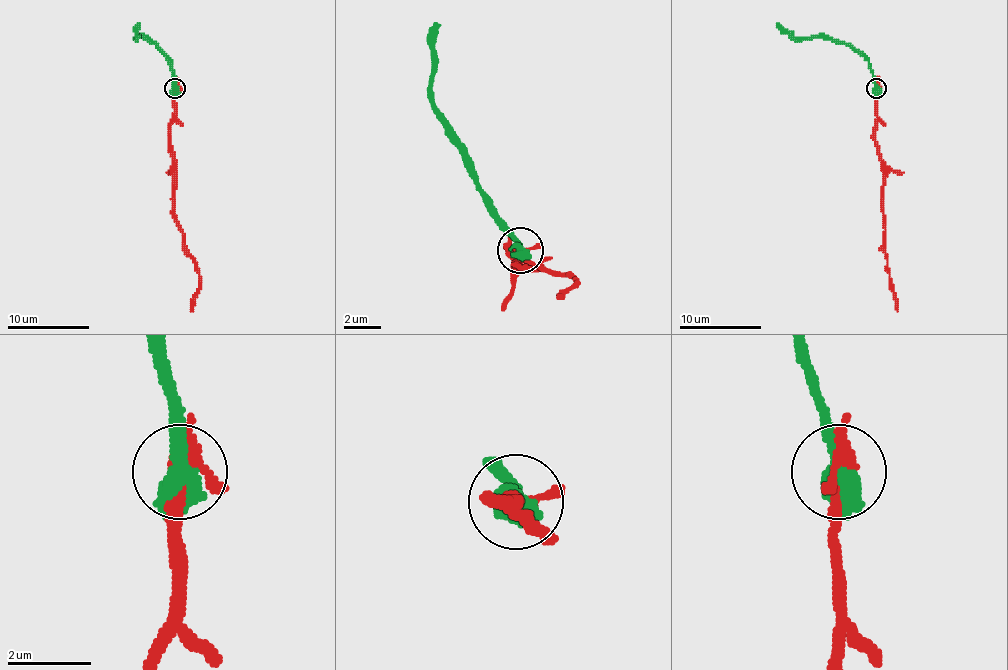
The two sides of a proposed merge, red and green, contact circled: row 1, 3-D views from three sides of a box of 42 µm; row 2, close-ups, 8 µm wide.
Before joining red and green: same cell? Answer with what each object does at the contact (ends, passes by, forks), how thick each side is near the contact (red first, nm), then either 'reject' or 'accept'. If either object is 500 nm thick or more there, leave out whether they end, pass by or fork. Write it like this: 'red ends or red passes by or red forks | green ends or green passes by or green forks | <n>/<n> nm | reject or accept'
300/700 nm | accept

